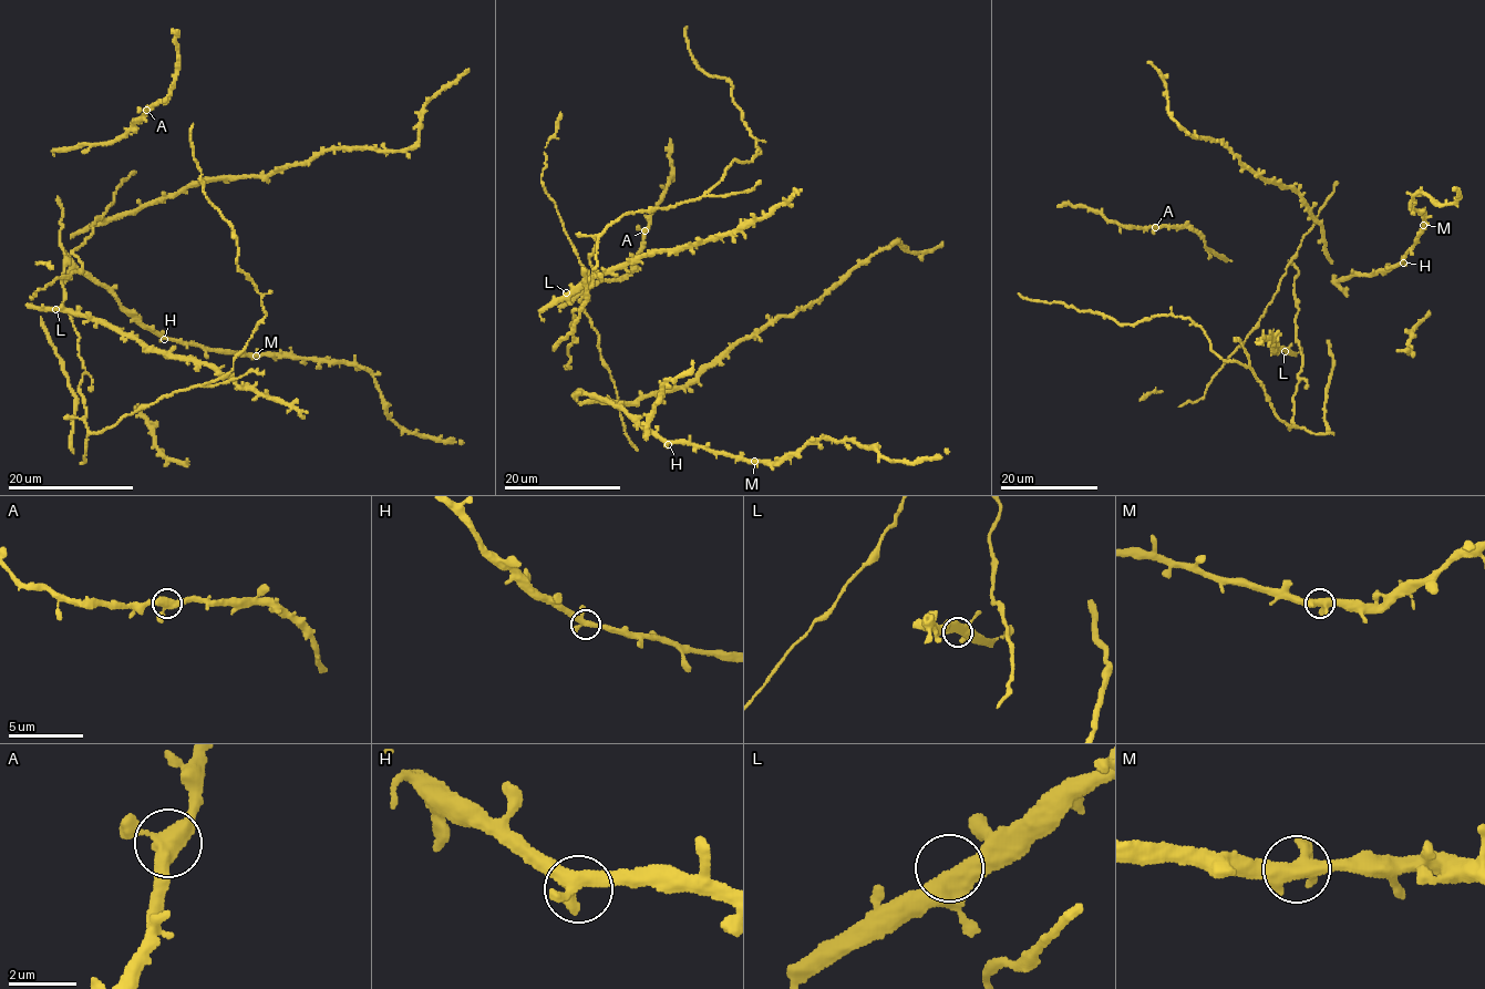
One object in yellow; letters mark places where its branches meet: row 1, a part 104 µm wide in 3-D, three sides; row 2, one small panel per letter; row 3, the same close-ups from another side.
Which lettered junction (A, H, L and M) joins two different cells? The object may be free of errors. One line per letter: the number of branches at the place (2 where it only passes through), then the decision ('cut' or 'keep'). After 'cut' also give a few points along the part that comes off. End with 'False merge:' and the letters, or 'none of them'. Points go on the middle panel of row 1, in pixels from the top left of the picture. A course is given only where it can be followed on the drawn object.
A: 3 branches meet; keep
H: 3 branches meet; keep
L: 3 branches meet; keep
M: 3 branches meet; keep
False merge: none of them

